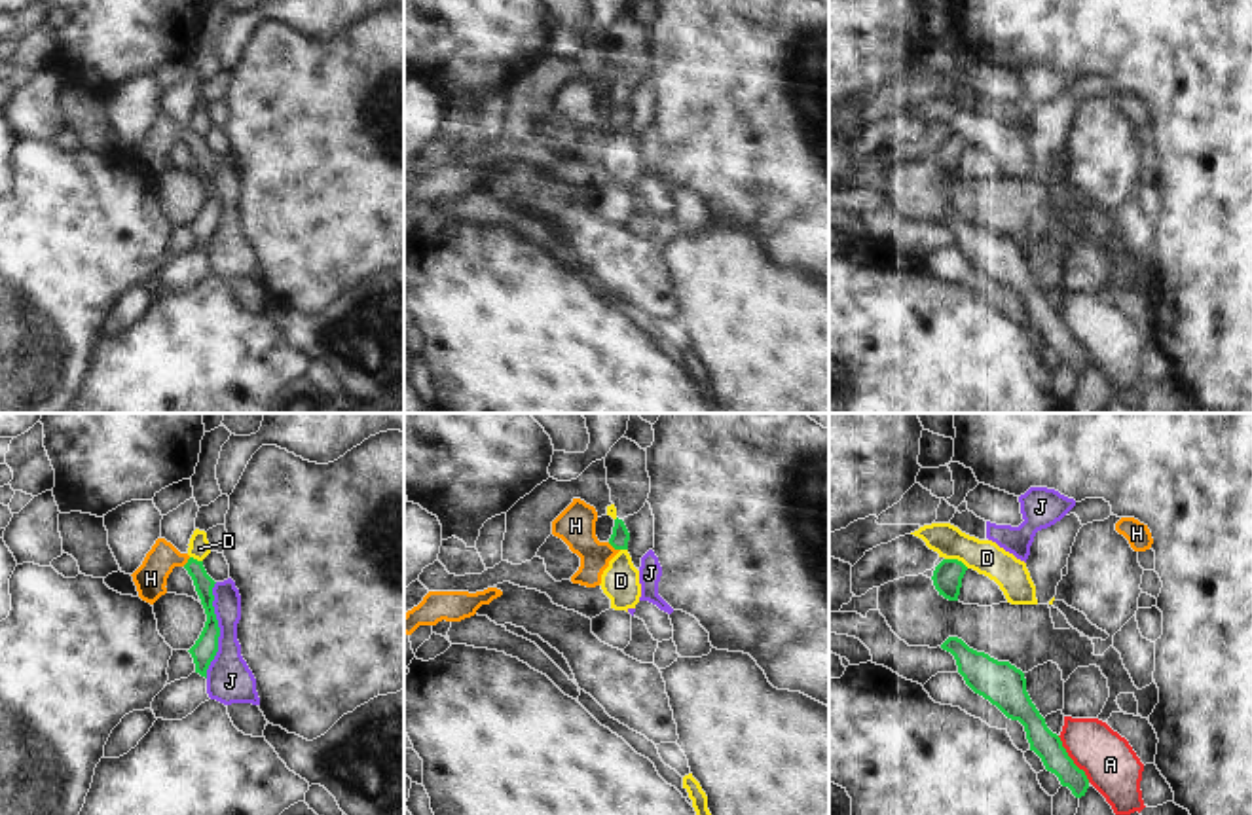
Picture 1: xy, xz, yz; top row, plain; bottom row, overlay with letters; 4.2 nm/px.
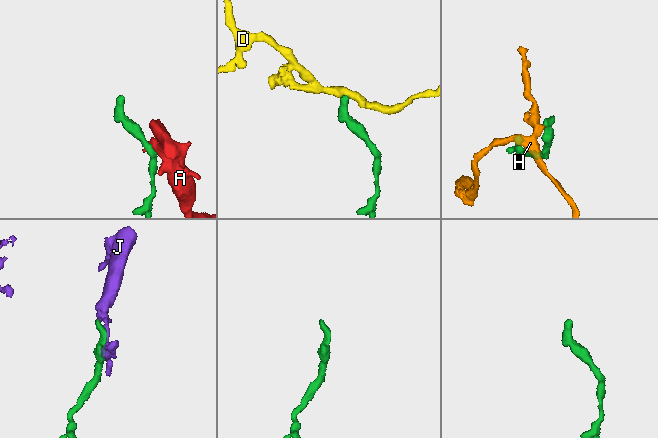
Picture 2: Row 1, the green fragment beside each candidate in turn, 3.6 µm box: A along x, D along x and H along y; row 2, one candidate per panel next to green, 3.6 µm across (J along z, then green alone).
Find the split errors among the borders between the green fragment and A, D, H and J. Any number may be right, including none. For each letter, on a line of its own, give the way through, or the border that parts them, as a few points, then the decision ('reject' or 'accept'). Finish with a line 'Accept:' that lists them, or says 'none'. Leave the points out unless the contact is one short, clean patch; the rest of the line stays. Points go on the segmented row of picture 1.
A: border along yz (1057, 736), (1067, 755), (1089, 781); reject
D: border along yz (945, 558), (957, 558), (968, 567); reject
H: runs through xz (619, 539), (613, 546), (596, 546), (575, 525); accept
J: reject
Accept: H

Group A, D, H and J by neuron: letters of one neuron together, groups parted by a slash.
A / D / H / J

